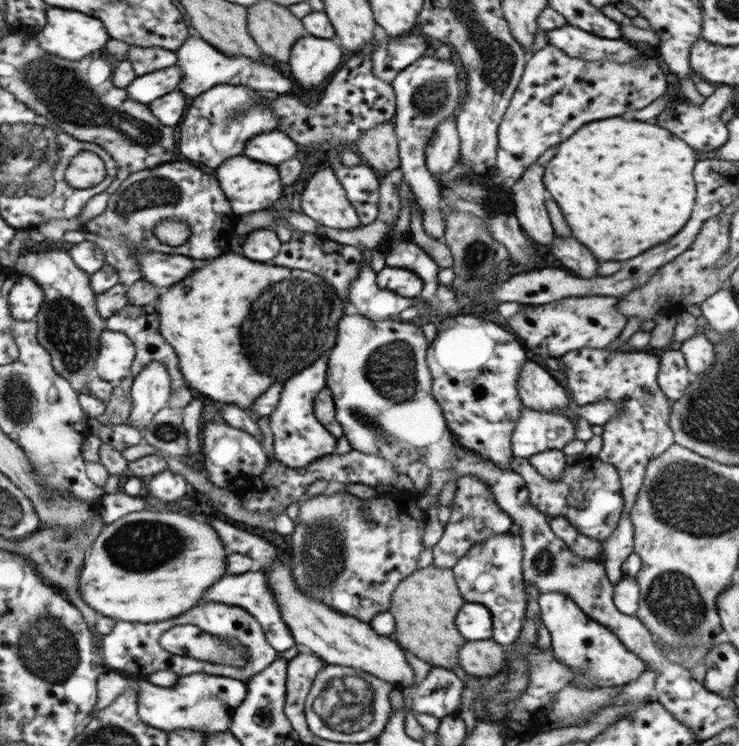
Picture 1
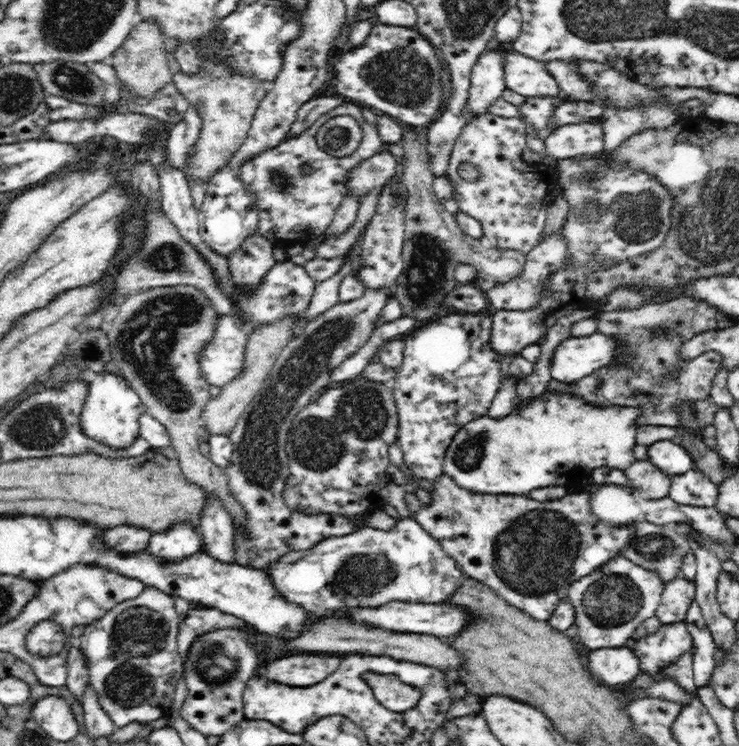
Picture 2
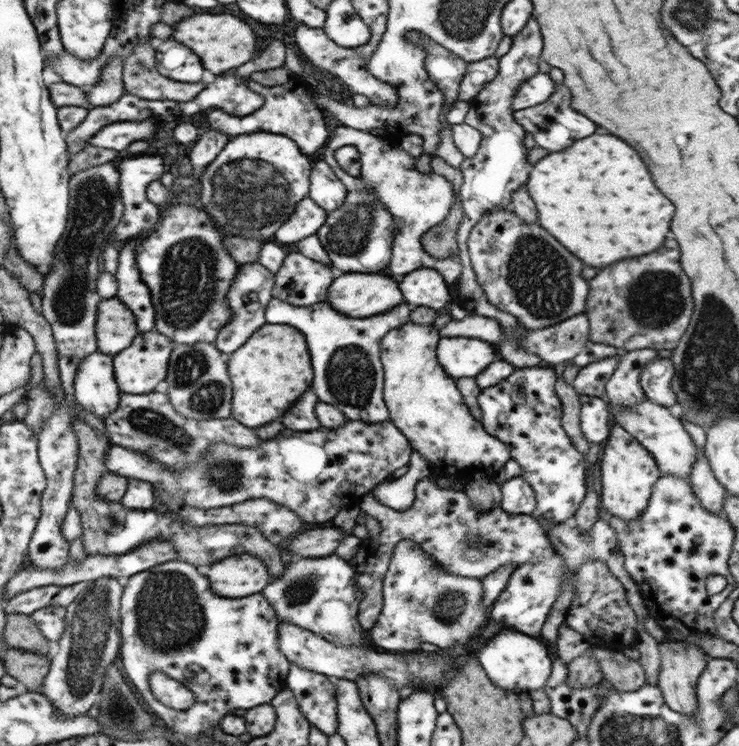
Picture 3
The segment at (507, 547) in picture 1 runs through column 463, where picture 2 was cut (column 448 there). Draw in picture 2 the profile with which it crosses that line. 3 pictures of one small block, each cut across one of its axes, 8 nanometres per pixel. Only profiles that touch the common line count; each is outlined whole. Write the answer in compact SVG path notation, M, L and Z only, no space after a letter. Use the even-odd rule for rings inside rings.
M414 516L396 520L392 530L362 528L350 536L332 536L314 544L314 548L288 552L262 570L286 602L318 618L334 616L342 608L378 608L392 600L446 604L466 580L466 572Z

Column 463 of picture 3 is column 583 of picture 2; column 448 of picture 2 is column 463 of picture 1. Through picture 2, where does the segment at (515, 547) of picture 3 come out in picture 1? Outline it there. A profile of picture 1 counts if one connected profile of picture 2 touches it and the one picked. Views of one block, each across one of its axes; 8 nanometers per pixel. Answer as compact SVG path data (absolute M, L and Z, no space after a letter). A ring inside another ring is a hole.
M467 474L467 476L457 478L455 482L457 482L457 488L455 488L453 502L451 502L451 518L443 526L441 540L431 548L433 550L431 566L435 566L435 568L449 568L451 570L467 554L469 548L473 548L475 544L479 544L487 538L507 534L513 524L509 514L505 514L499 508L499 504L495 504L489 486L485 482L481 482L477 476Z

